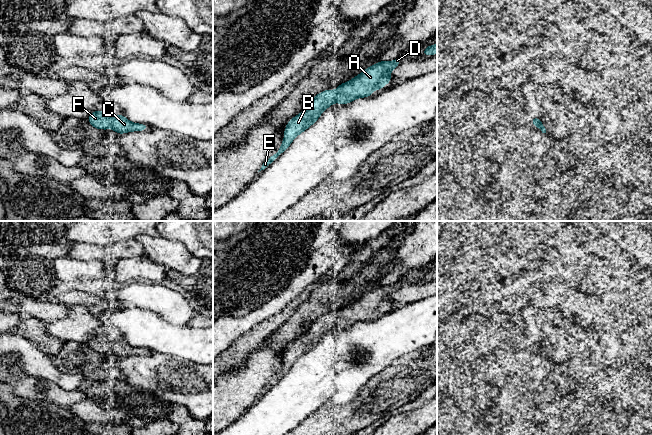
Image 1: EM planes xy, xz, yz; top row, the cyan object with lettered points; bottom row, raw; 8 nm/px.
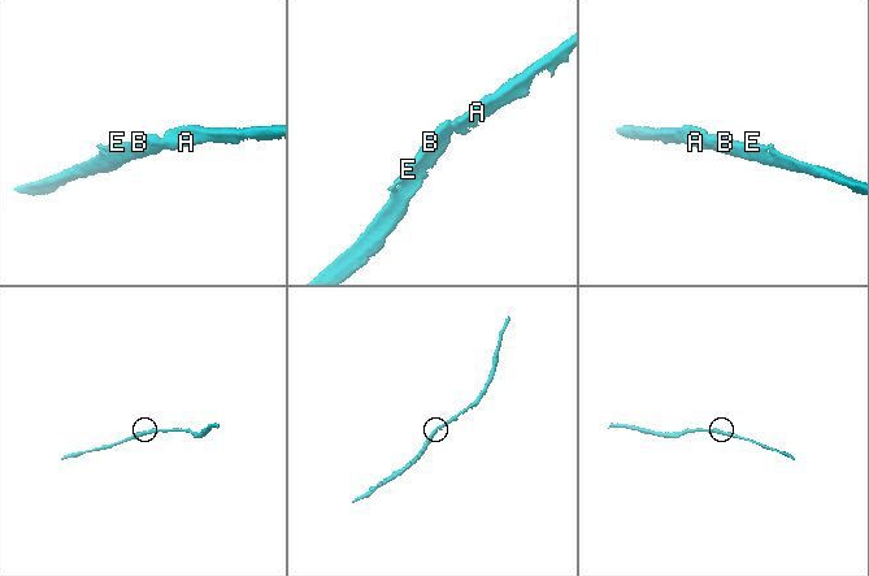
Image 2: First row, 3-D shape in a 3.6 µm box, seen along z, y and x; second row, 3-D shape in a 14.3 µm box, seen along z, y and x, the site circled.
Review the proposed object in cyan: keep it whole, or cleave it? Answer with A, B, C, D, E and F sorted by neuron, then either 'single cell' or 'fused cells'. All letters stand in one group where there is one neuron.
A B C D E F | single cell

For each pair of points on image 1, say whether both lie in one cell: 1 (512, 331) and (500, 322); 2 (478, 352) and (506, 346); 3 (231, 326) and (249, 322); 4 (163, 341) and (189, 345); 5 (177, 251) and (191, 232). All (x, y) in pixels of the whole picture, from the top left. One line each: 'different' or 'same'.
1: same
2: different
3: same
4: same
5: different

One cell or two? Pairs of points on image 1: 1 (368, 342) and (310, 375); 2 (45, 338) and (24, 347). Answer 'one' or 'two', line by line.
1: one
2: two

